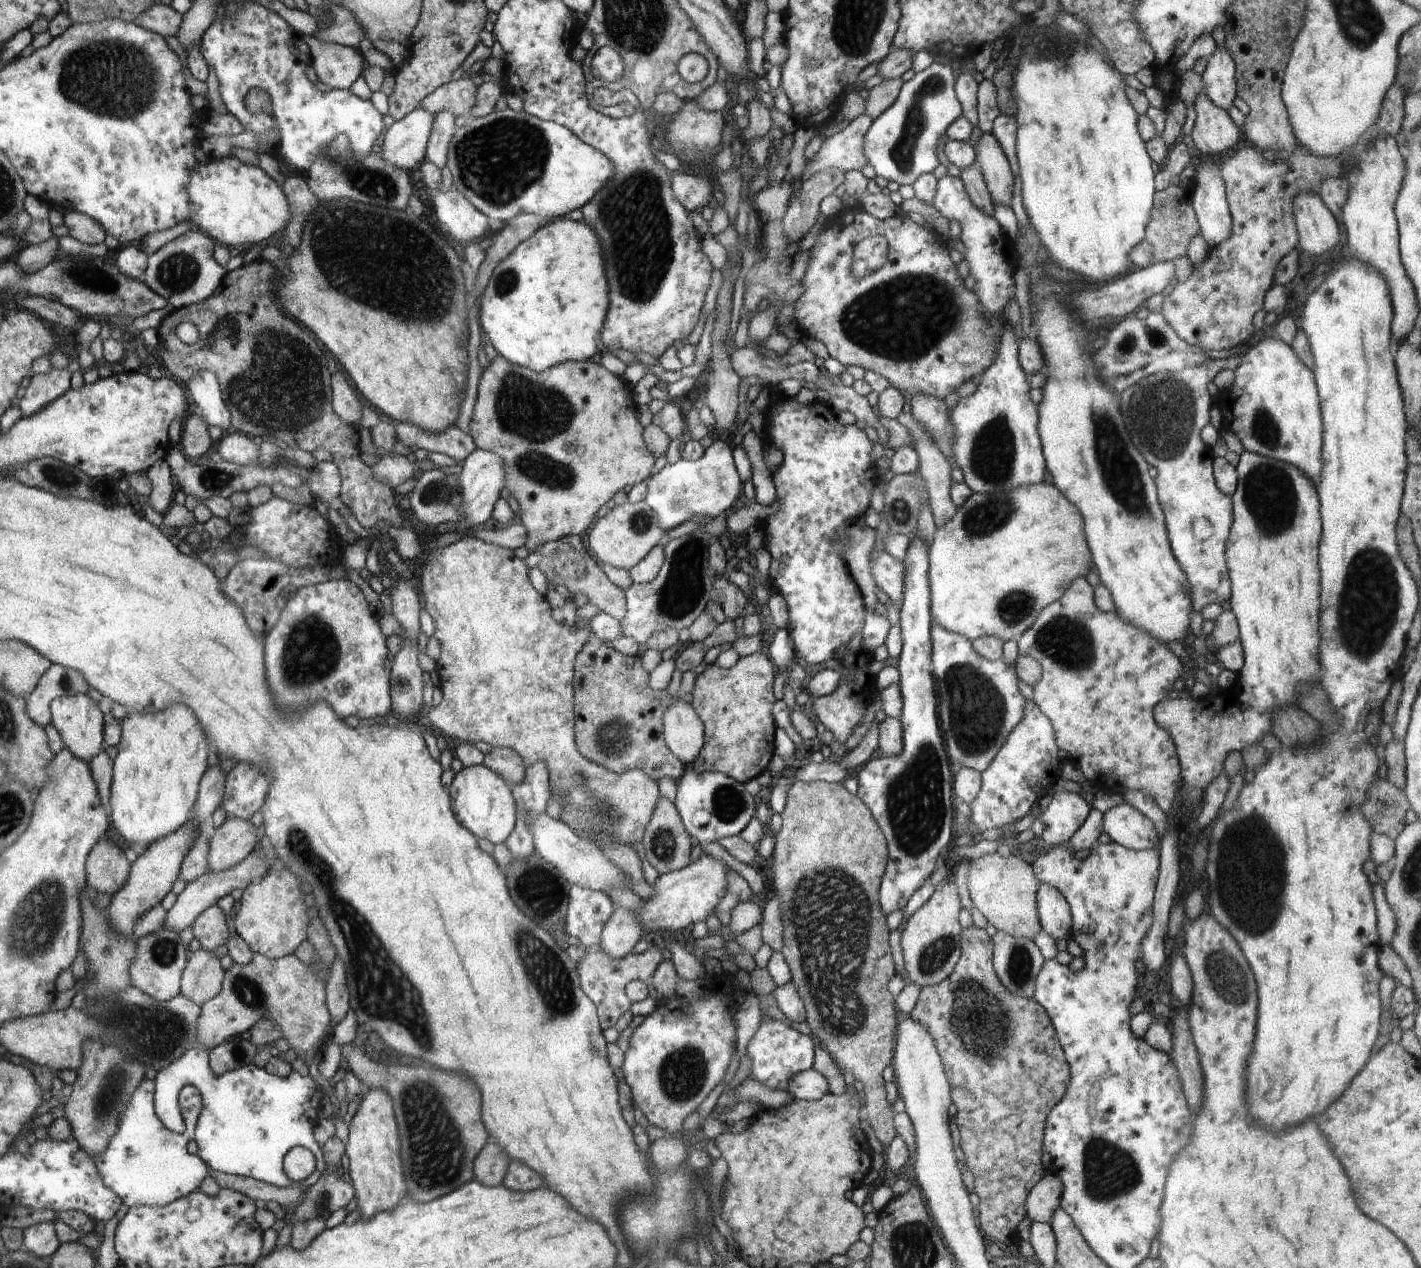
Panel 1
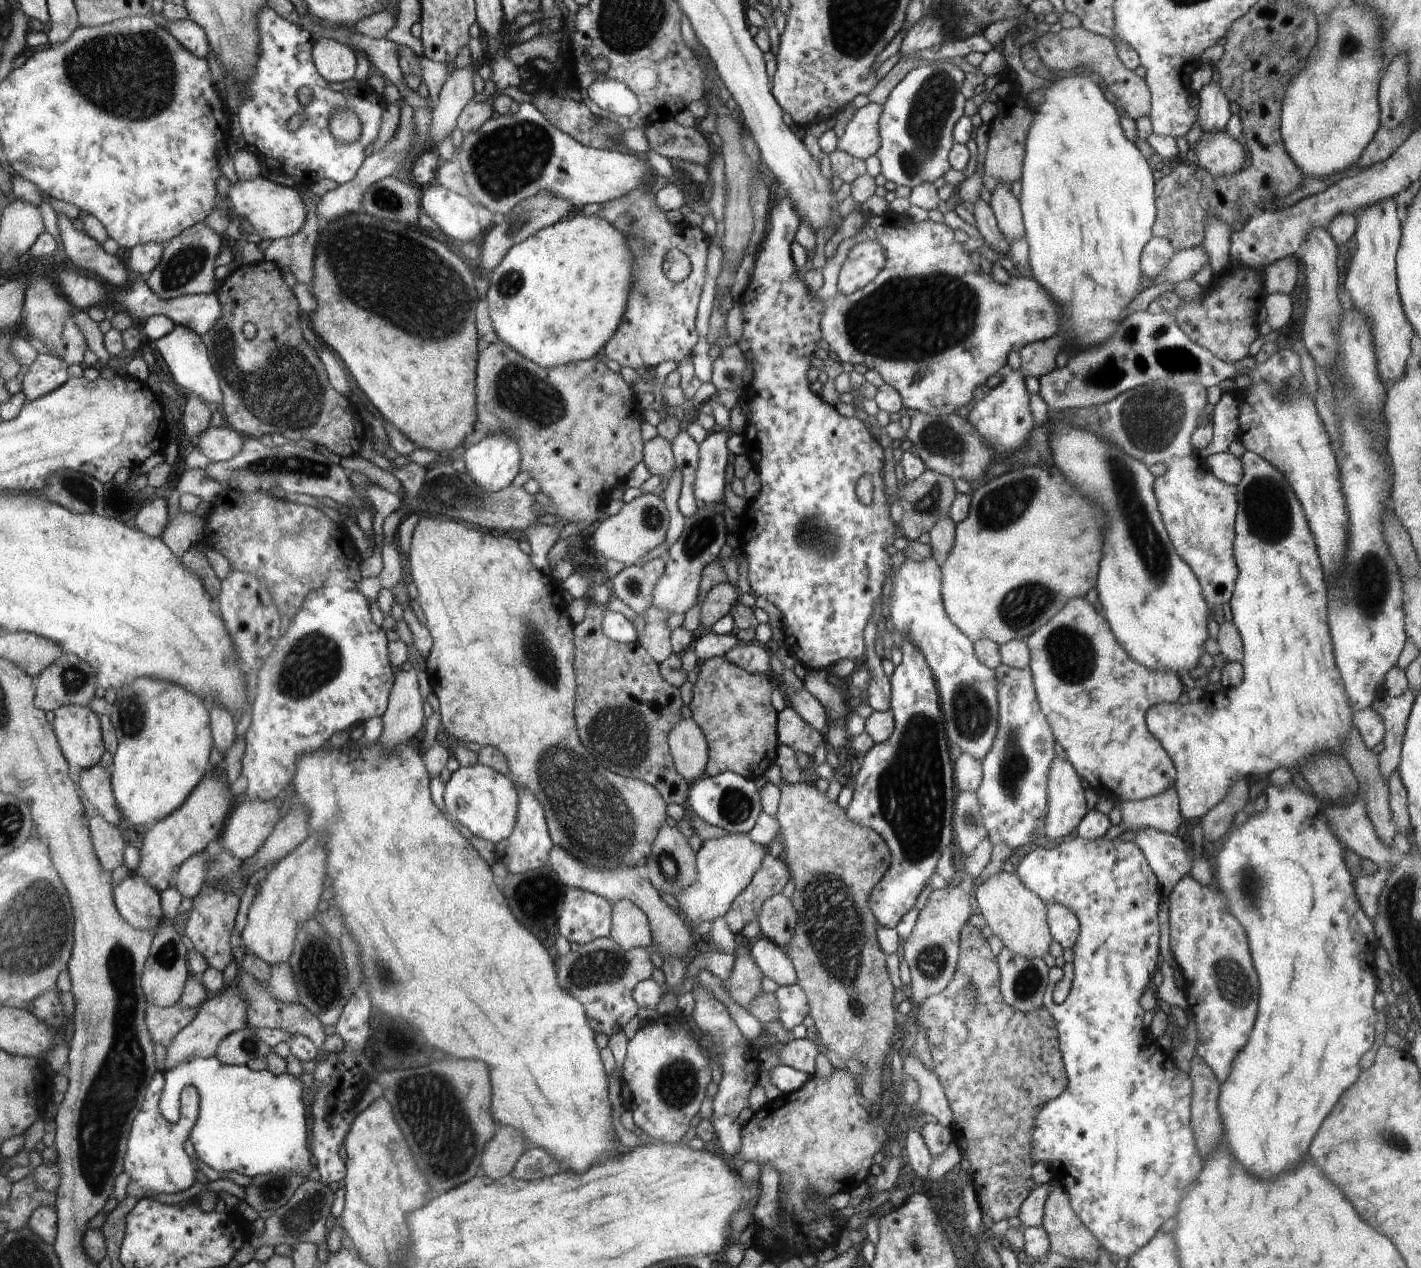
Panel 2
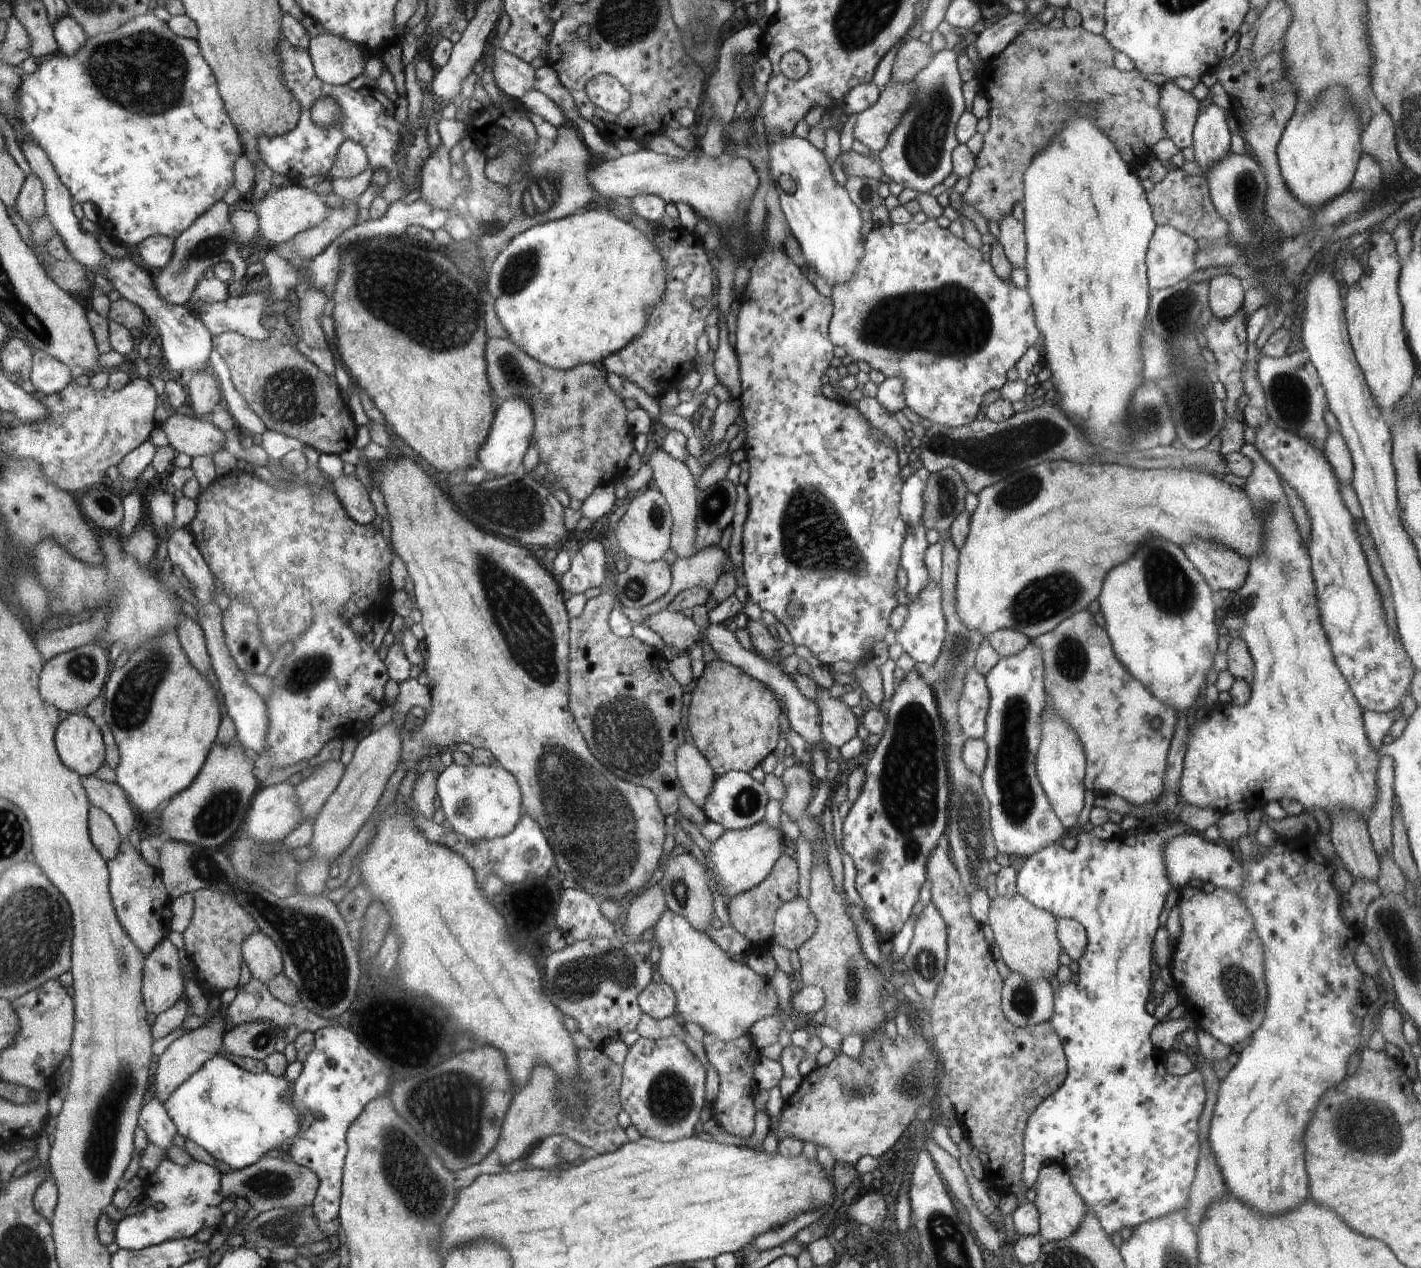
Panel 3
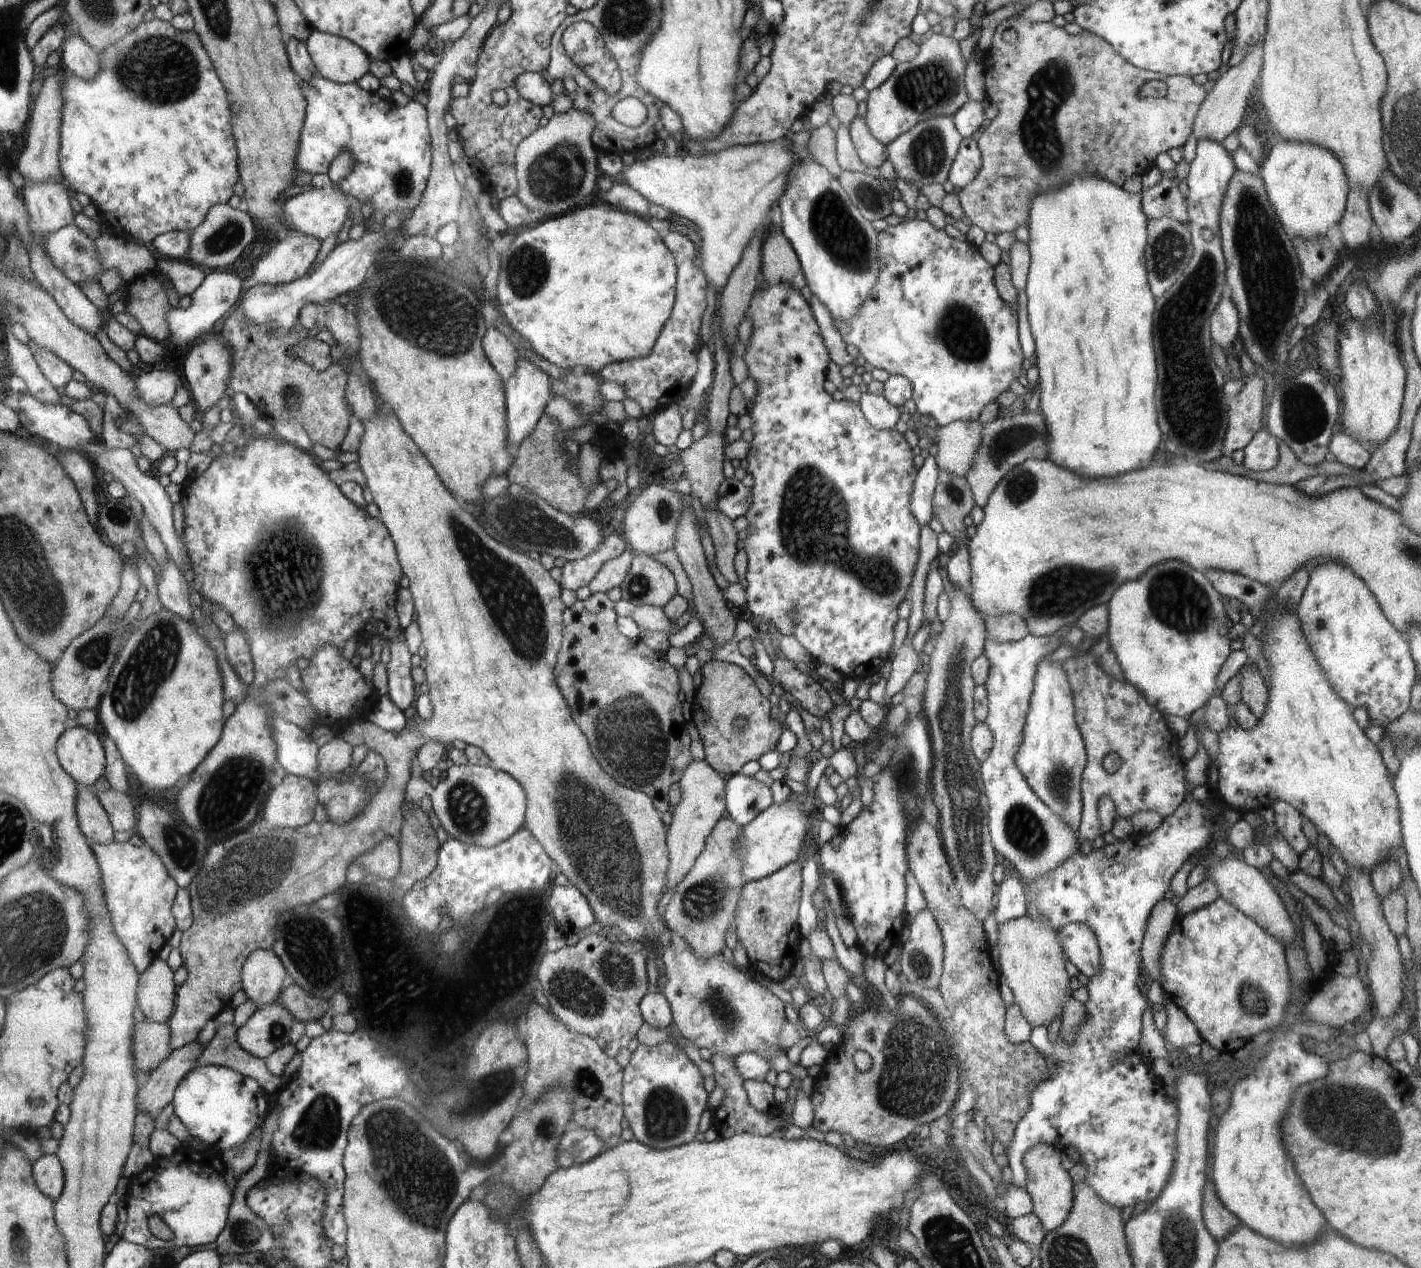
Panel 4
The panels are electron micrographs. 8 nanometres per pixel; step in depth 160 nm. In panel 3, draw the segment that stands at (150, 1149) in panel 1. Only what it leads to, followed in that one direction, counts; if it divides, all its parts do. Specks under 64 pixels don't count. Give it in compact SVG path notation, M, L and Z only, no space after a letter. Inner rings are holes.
M149 1096L138 1115L138 1124L147 1134L148 1141L167 1149L177 1134L174 1122L170 1120L164 1105L154 1096ZM164 1158L153 1175L146 1182L142 1195L149 1198L152 1202L143 1211L125 1217L117 1222L115 1228L115 1241L120 1249L143 1249L151 1247L169 1240L183 1239L194 1237L194 1235L202 1228L209 1228L213 1235L220 1232L221 1227L228 1222L231 1217L222 1212L220 1204L225 1200L225 1194L221 1189L222 1173L212 1165L200 1163L193 1160L187 1165L178 1165L168 1158ZM155 1204L162 1204L163 1211L157 1211Z

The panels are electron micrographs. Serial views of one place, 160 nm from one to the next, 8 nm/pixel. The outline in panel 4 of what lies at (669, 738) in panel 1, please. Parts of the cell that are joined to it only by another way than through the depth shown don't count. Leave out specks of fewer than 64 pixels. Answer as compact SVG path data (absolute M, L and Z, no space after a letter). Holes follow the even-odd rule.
M692 760L688 768L684 770L682 779L679 781L681 787L680 802L675 807L672 824L667 828L666 843L668 850L668 870L666 870L666 888L664 893L678 886L682 878L694 867L696 858L702 854L705 841L710 837L714 826L721 820L726 810L724 804L724 786L726 777L720 775L705 760Z

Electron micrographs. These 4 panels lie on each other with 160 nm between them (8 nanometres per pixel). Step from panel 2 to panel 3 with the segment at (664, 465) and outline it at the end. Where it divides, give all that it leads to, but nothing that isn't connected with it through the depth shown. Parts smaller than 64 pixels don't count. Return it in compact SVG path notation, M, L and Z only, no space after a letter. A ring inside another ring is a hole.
M662 447L652 454L650 466L653 470L654 482L658 490L668 501L671 515L673 518L673 527L671 528L671 549L678 559L689 559L696 554L696 527L697 527L697 486L694 476L690 473L688 467L679 460L672 458Z

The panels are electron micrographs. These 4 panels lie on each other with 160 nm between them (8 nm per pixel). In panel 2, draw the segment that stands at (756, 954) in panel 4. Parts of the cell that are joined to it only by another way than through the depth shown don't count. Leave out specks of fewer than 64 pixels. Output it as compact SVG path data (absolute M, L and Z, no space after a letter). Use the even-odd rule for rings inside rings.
M768 853L750 884L734 899L726 912L724 918L728 928L740 933L749 922L756 921L764 902L771 896L782 894L790 878L787 864Z

